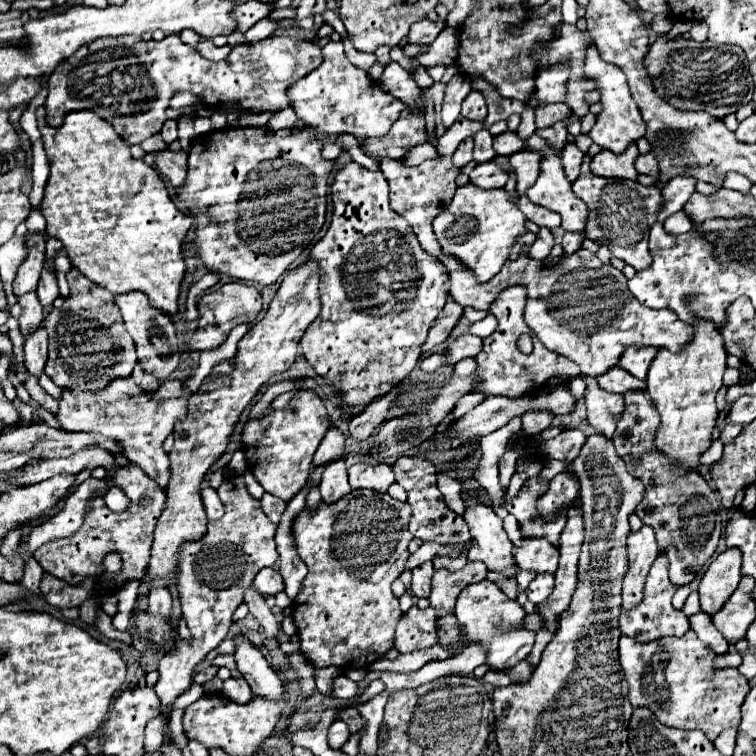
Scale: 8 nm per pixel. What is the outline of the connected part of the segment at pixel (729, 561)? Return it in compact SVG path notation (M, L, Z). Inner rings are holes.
M725 549L713 557L711 565L701 577L699 597L701 609L711 615L723 607L729 595L737 589L741 579L741 553L739 549Z

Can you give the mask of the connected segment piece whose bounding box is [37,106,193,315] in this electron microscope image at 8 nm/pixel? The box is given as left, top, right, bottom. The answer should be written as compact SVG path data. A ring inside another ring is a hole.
M40 106L37 107L37 121L51 167L41 203L41 211L47 219L45 235L59 239L73 267L93 283L109 289L113 295L143 291L153 307L169 315L175 313L179 285L185 273L181 245L193 219L173 205L159 173L143 159L133 159L129 145L125 145L111 123L103 121L95 111L71 111L63 117L63 125L51 127L45 119L45 107Z

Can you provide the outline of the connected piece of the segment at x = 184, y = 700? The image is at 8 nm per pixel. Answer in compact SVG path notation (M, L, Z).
M193 682L192 686L176 699L173 710L186 709L199 699L203 693L205 693L203 686Z

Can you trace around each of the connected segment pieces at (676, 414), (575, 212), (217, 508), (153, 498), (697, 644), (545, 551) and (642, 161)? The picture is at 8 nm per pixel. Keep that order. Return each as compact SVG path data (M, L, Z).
M695 321L691 341L679 353L657 349L655 361L647 373L647 391L661 415L657 447L681 467L679 473L699 469L699 455L711 445L711 433L719 413L715 395L723 385L723 371L727 367L725 357L723 339L711 321Z
M533 133L529 139L525 139L525 151L535 151L541 155L541 171L539 171L539 177L535 181L533 187L527 189L527 197L537 203L537 205L543 205L551 211L557 211L563 221L561 221L561 227L565 231L581 231L585 229L585 219L587 219L587 205L583 201L579 201L571 189L571 183L567 181L567 175L563 173L563 165L559 161L559 153L555 153L551 149L551 145L547 145L547 141L543 141L543 137L539 137L537 133Z
M205 487L201 491L201 499L203 499L209 521L219 519L223 515L223 503L221 503L221 499L219 499L219 495L217 495L217 491L213 487Z
M129 465L129 467L121 467L113 473L113 481L127 493L131 505L125 513L113 513L107 509L103 497L95 497L95 501L91 503L87 515L85 515L85 523L79 527L77 533L73 533L71 537L65 539L57 539L51 543L41 545L35 551L35 559L39 561L39 565L67 581L67 583L79 583L81 579L85 579L87 575L99 577L103 573L103 557L109 551L117 551L121 553L123 561L125 561L125 571L115 579L113 585L121 585L127 579L141 579L145 575L145 569L149 565L149 551L151 551L151 543L153 543L153 529L157 523L157 517L161 515L163 503L165 503L165 491L151 481L151 477L147 477L139 465Z
M689 631L681 639L663 637L651 643L637 643L627 635L621 635L619 639L619 663L623 669L623 677L629 685L627 699L631 701L631 705L649 707L655 713L655 717L667 727L699 729L711 741L715 741L715 737L721 731L729 727L739 727L739 721L741 721L739 709L751 689L749 681L737 669L713 669L713 657L715 653L709 651L709 647L697 639L695 631Z
M523 537L521 547L513 545L515 563L519 569L535 571L535 573L555 573L559 551L543 537Z
M641 153L637 159L635 159L635 169L639 173L645 173L645 175L651 175L651 177L657 177L659 175L659 167L657 167L657 159L653 153Z

